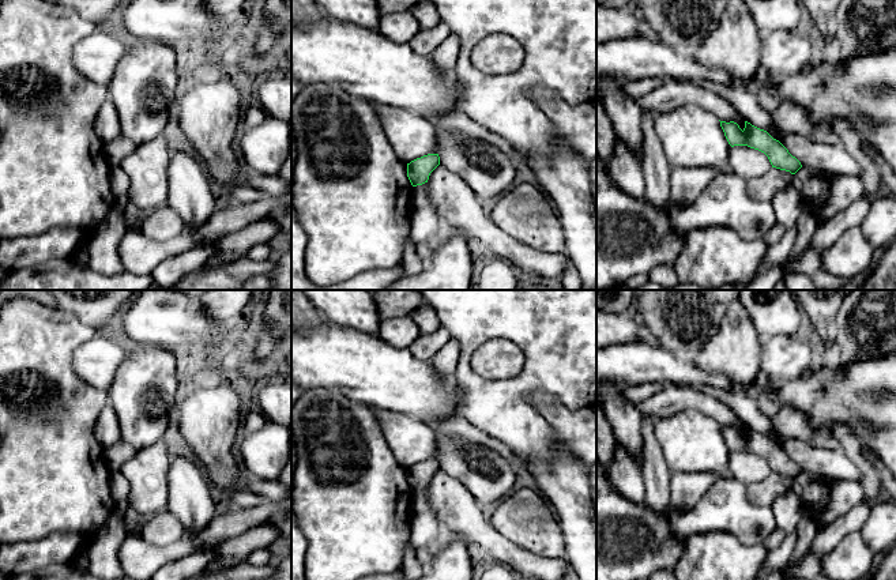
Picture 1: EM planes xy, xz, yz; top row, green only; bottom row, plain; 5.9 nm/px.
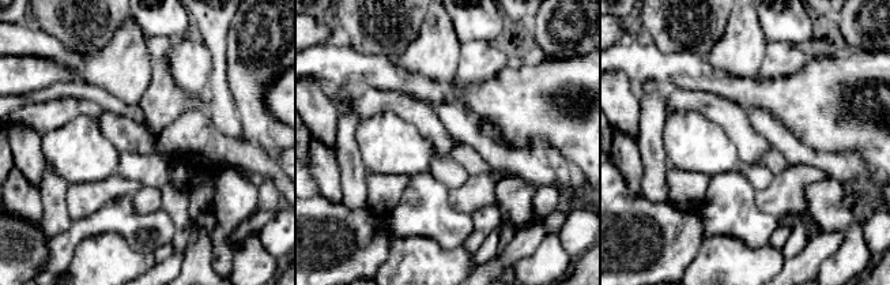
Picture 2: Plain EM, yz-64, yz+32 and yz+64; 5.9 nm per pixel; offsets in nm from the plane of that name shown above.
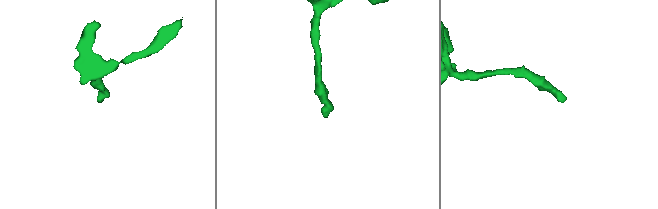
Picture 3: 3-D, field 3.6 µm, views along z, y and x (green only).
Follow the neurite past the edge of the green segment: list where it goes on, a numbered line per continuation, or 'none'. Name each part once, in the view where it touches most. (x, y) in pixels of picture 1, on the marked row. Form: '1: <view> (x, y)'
none

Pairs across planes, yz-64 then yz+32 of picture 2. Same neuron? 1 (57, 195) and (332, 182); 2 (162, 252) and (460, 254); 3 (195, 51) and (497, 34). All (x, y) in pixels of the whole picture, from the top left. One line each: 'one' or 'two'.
1: two
2: two
3: two

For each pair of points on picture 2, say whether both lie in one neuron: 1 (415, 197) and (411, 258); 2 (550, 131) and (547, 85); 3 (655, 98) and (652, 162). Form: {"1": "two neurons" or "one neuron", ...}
{"1": "two neurons", "2": "one neuron", "3": "one neuron"}

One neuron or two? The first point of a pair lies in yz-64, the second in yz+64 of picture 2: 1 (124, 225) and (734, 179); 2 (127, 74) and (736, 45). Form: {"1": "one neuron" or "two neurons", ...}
{"1": "one neuron", "2": "one neuron"}

